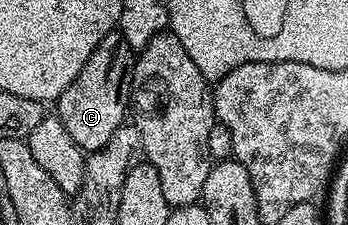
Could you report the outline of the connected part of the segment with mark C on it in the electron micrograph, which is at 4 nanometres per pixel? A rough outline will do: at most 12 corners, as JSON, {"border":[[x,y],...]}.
{"border":[[98,41],[55,114],[81,151],[125,126],[134,49]]}

